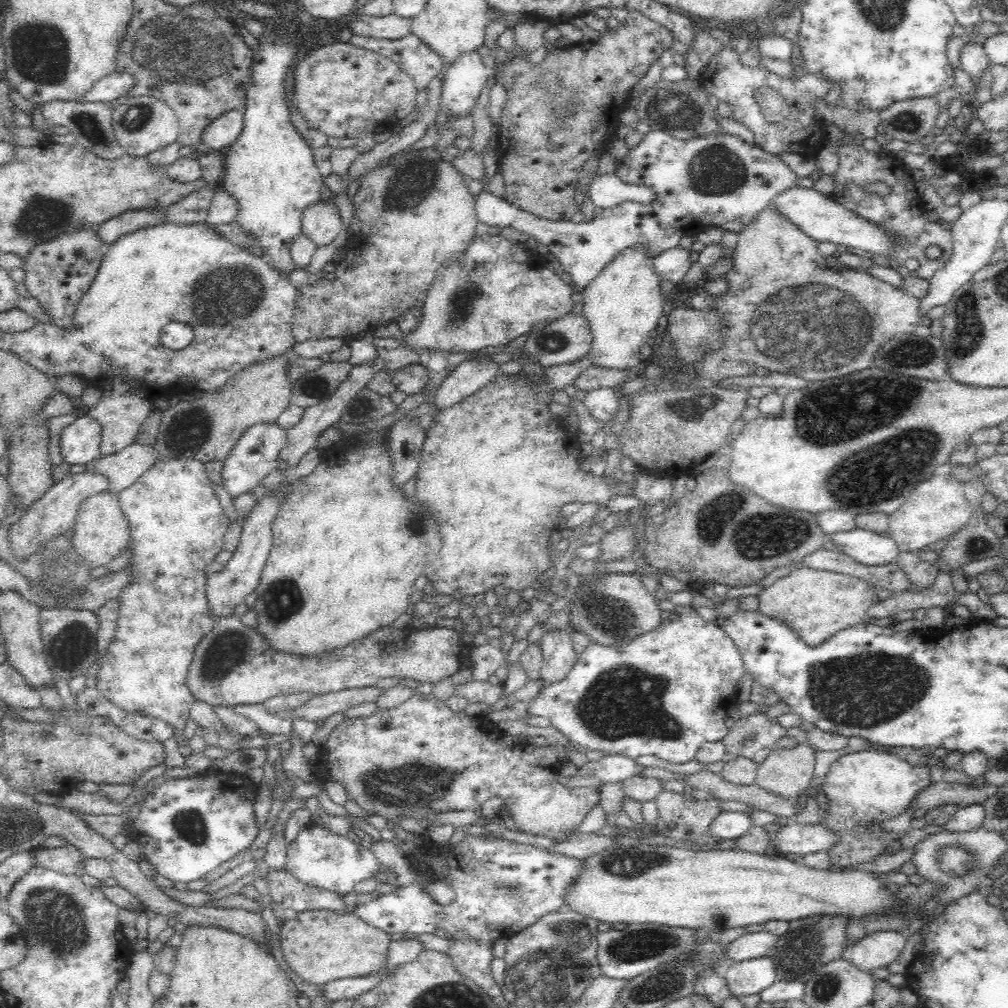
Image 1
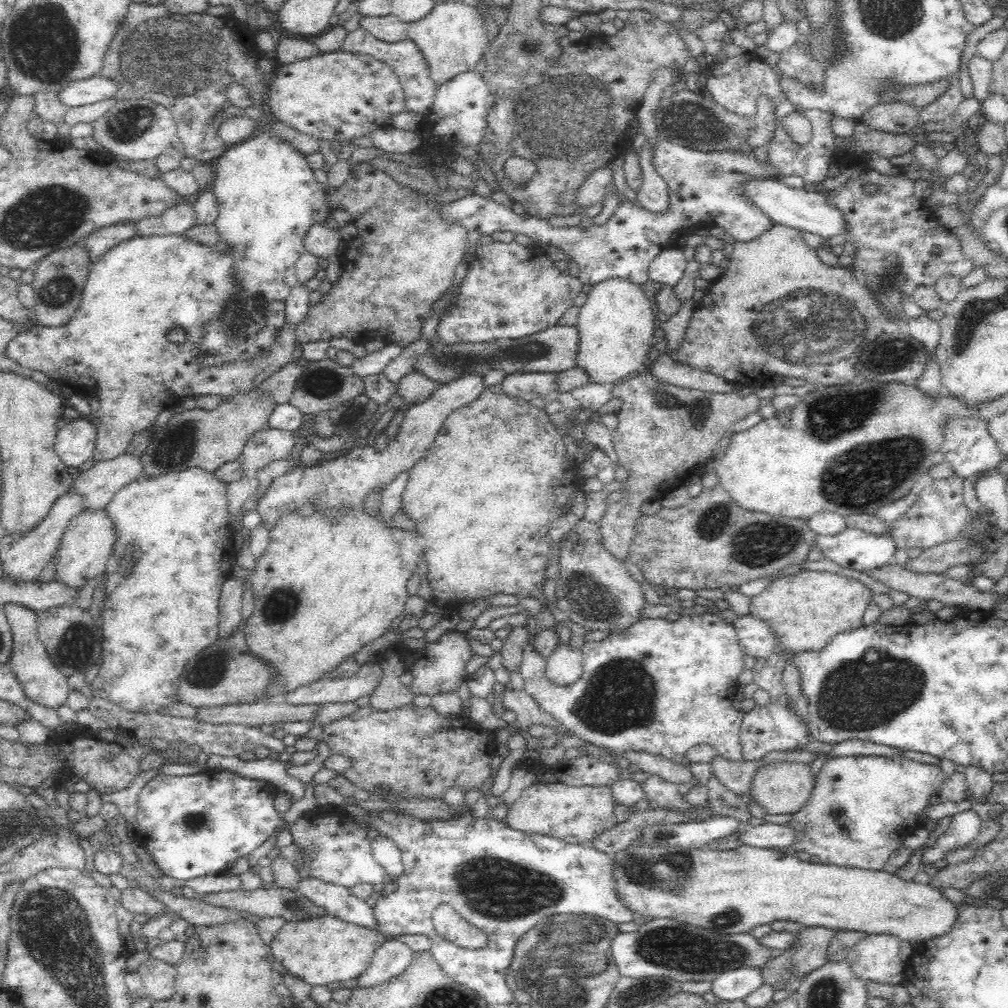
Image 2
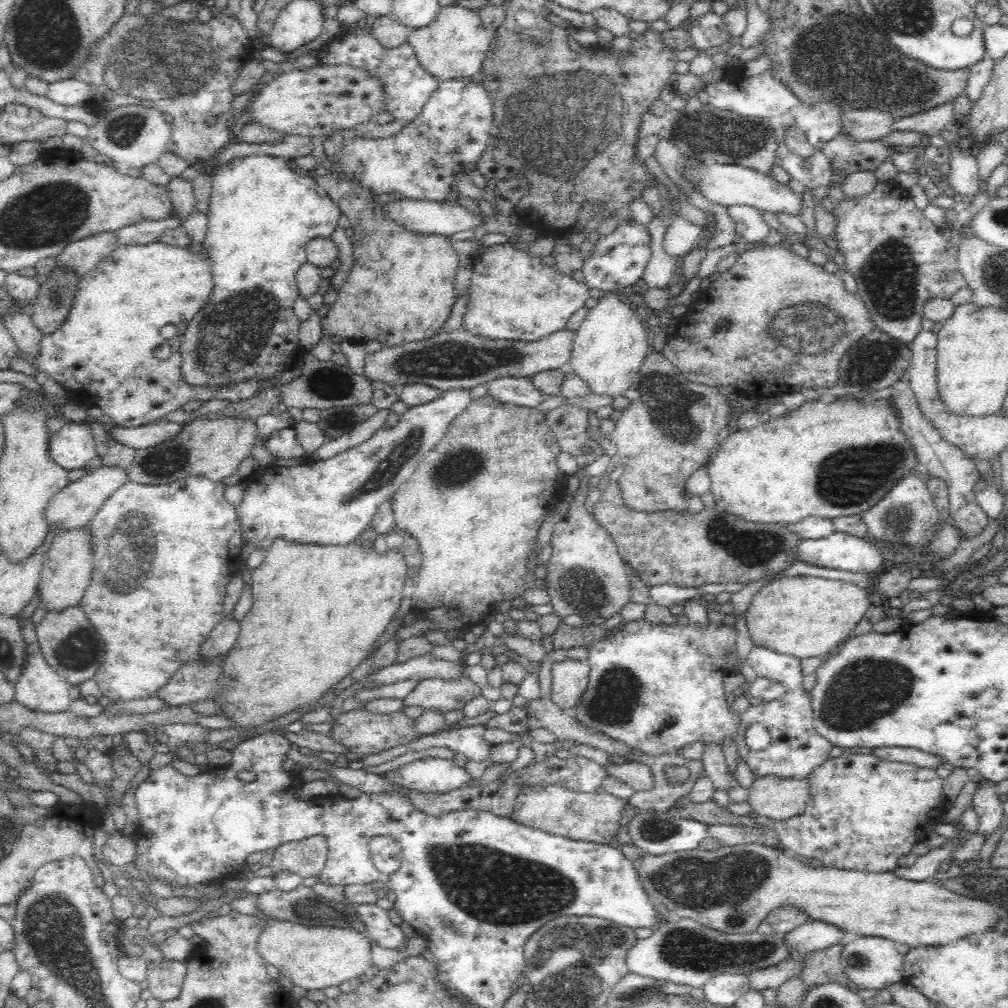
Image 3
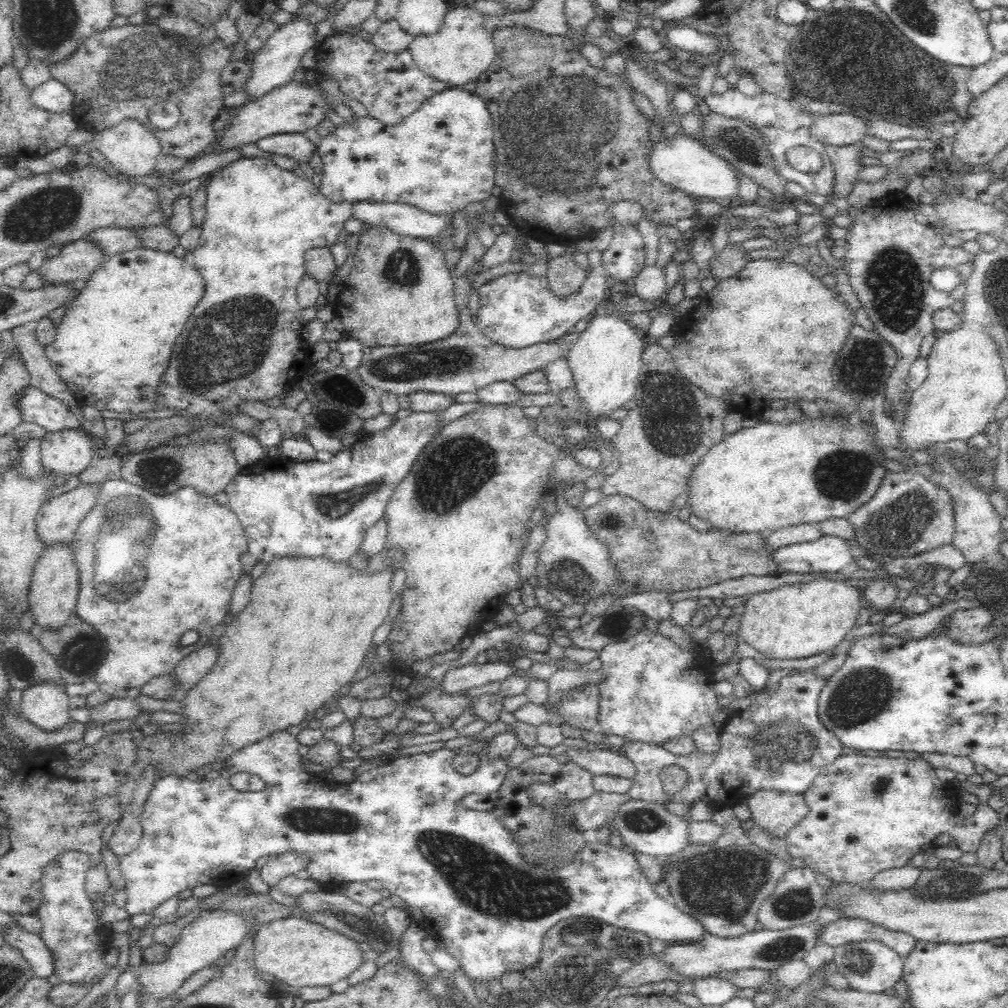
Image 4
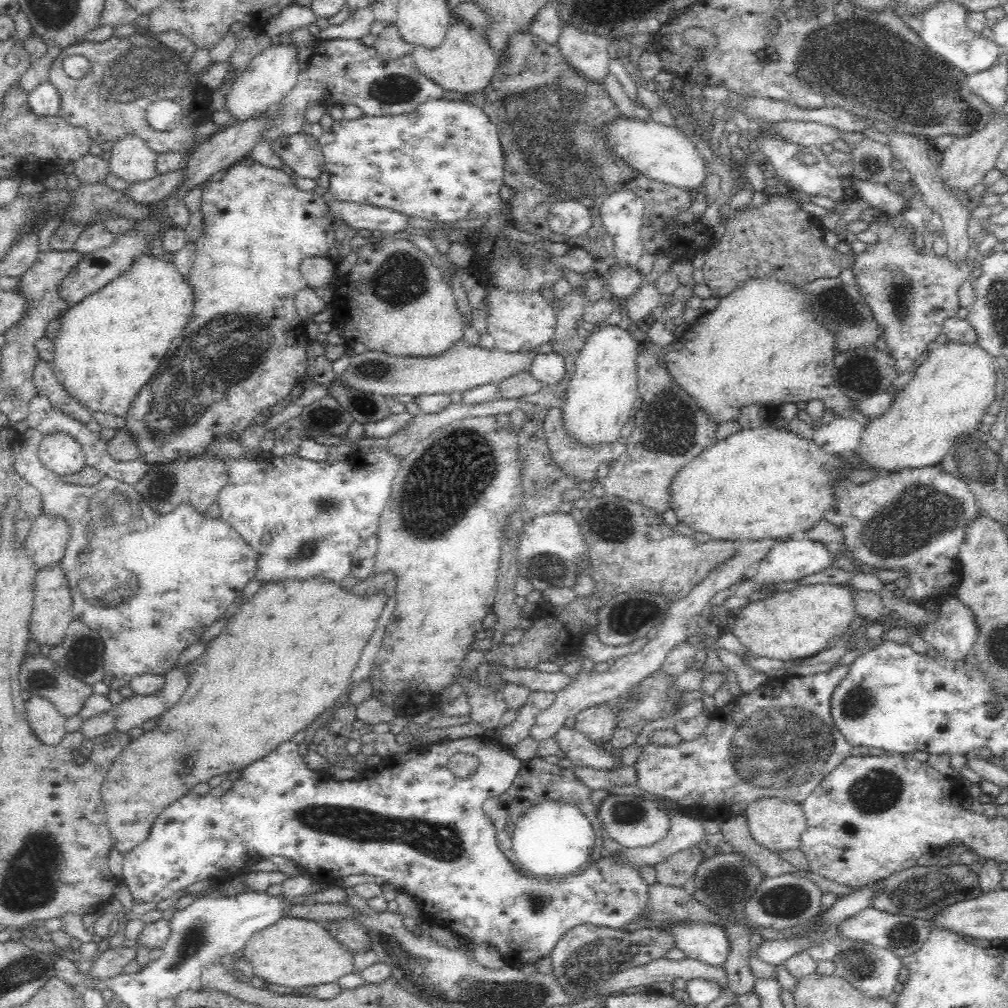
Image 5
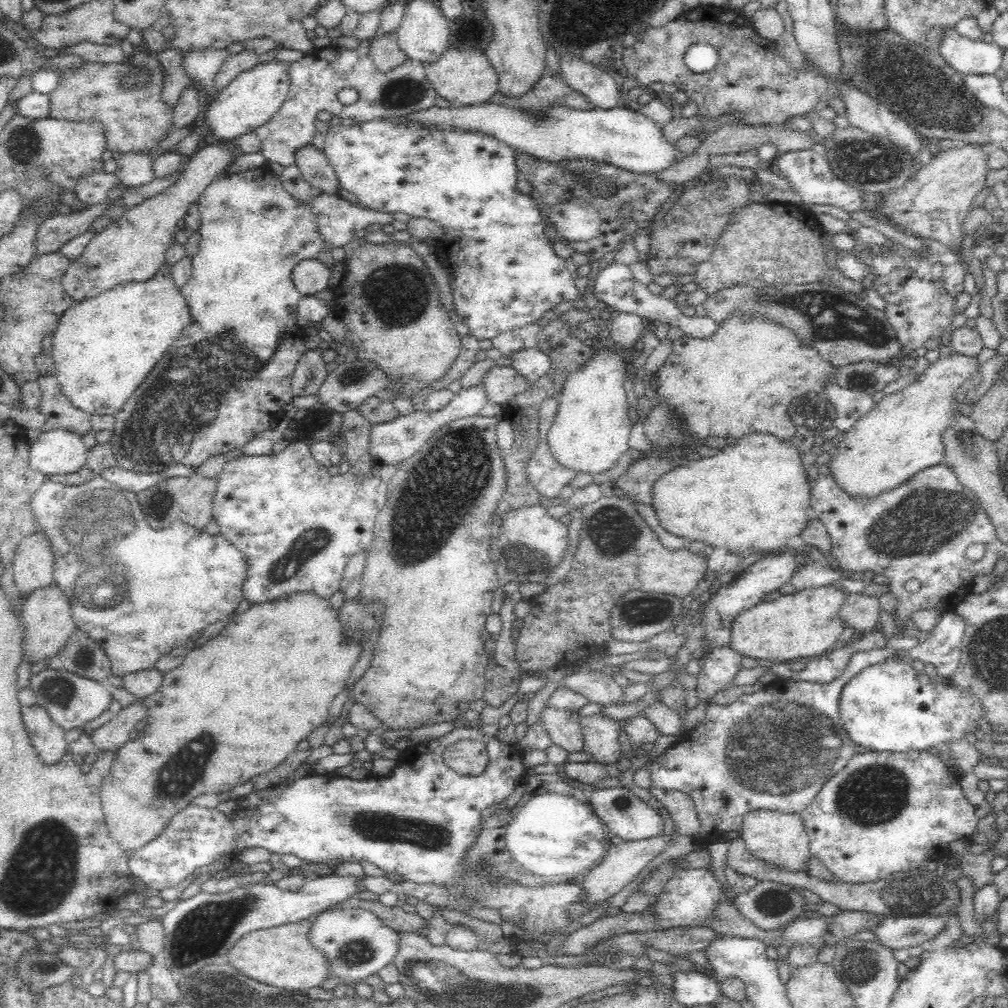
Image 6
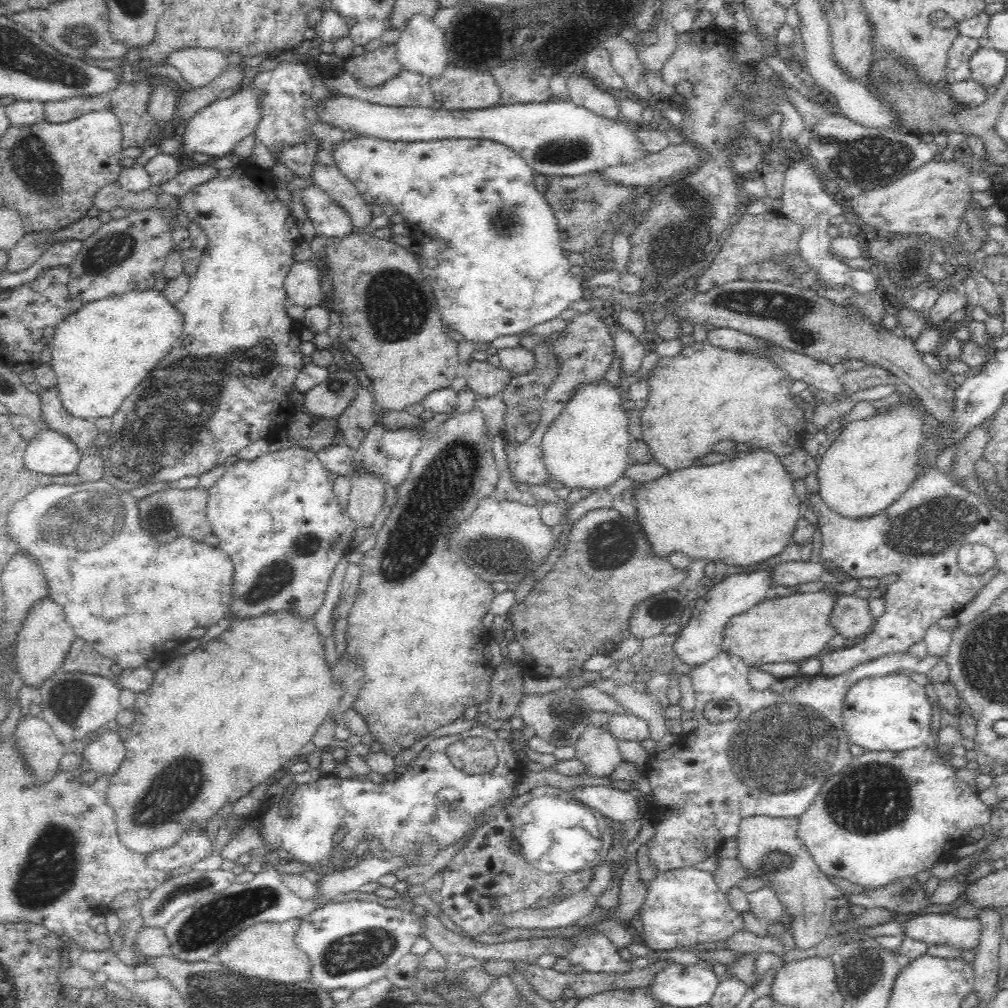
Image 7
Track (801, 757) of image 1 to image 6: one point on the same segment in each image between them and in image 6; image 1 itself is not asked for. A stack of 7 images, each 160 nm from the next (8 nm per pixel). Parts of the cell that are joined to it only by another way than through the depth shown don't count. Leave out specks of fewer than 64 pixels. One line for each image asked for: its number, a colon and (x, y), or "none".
2: (784, 787)
3: (778, 799)
4: (777, 812)
5: (774, 823)
6: (780, 840)

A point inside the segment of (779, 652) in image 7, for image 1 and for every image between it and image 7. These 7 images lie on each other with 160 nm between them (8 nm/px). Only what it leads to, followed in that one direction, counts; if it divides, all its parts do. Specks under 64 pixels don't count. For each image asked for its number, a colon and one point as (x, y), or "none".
1: (816, 604)
2: (805, 610)
3: (805, 617)
4: (796, 621)
5: (785, 626)
6: (805, 625)

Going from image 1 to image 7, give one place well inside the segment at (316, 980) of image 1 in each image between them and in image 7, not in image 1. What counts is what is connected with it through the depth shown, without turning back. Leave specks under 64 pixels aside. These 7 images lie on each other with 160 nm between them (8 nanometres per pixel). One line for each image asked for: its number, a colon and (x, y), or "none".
2: (324, 949)
3: (316, 957)
4: (300, 953)
5: (292, 952)
6: (281, 956)
7: (266, 950)

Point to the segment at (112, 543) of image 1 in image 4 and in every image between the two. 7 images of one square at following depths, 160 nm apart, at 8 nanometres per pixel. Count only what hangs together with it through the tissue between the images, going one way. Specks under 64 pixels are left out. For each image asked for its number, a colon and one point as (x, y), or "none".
2: (88, 542)
3: (68, 567)
4: (54, 591)

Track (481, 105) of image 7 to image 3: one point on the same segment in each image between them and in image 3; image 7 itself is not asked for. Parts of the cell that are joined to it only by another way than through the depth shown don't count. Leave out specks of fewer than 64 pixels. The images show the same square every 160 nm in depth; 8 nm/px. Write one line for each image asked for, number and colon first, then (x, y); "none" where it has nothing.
3: (455, 44)
4: (461, 50)
5: (464, 62)
6: (463, 78)

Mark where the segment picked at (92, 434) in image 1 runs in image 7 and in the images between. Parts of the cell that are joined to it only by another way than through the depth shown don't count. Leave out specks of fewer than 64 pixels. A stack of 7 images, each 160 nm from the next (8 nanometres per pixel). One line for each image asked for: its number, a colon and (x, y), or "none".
2: (75, 443)
3: (72, 447)
4: (68, 451)
5: (61, 453)
6: (58, 451)
7: (48, 452)

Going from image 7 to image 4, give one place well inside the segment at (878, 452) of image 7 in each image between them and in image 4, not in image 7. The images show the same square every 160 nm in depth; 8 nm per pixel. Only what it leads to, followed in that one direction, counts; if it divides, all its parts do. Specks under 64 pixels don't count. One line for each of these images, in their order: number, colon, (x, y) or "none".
4: (966, 381)
5: (951, 391)
6: (901, 435)

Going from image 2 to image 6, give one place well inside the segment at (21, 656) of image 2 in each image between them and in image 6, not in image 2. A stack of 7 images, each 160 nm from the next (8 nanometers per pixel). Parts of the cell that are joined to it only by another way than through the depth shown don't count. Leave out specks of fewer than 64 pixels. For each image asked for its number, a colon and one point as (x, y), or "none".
3: (39, 687)
4: (46, 705)
5: (47, 723)
6: (48, 741)

